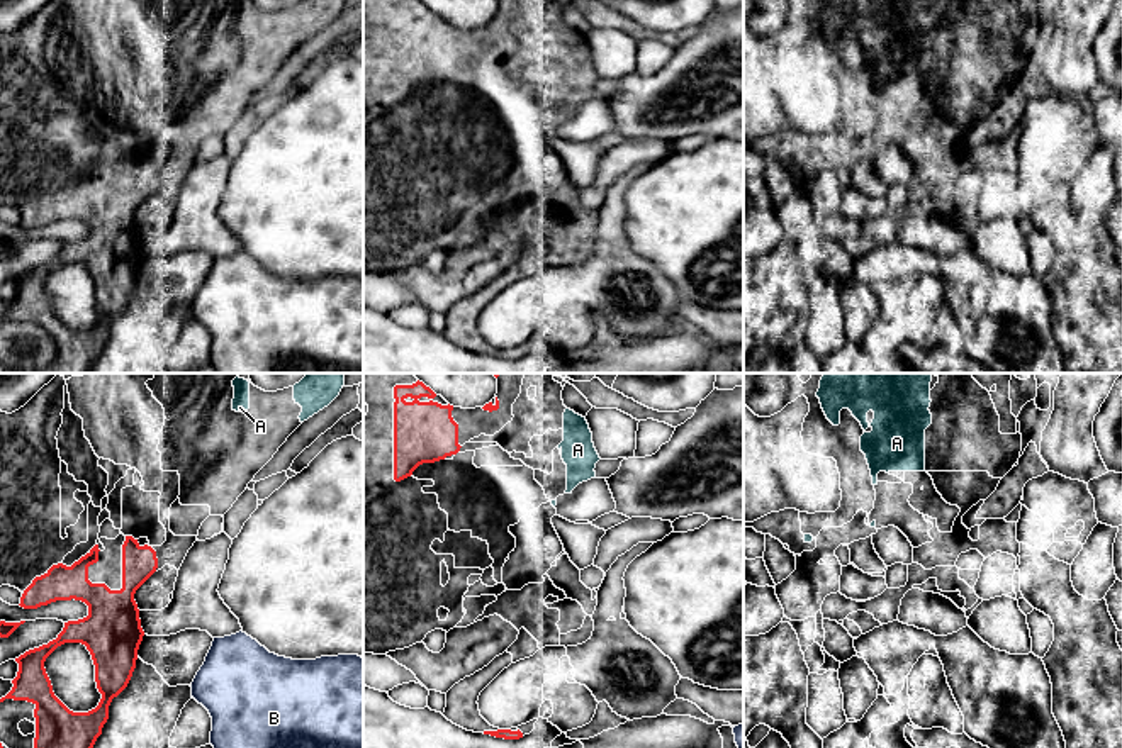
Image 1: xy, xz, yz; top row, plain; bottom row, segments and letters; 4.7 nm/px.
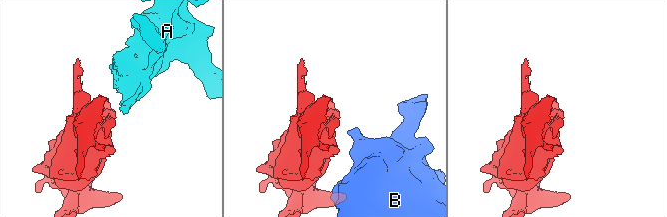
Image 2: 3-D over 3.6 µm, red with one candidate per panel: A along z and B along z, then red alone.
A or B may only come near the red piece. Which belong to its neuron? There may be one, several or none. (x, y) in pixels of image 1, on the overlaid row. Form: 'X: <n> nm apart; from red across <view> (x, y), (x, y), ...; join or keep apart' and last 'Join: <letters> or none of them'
A: 320 nm apart; from red across xz (498, 407), (564, 413); join
B: 280 nm apart; from red across xy (134, 667), (190, 686); keep apart
Join: A

